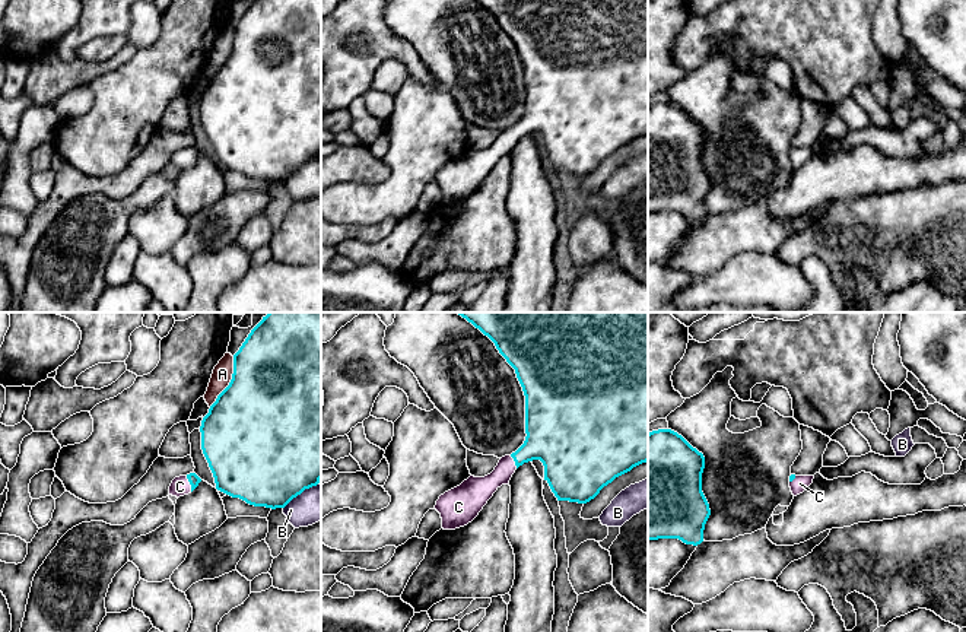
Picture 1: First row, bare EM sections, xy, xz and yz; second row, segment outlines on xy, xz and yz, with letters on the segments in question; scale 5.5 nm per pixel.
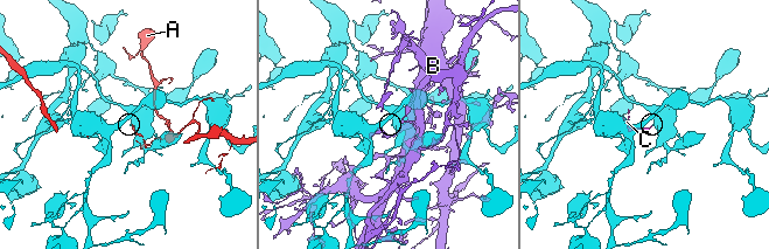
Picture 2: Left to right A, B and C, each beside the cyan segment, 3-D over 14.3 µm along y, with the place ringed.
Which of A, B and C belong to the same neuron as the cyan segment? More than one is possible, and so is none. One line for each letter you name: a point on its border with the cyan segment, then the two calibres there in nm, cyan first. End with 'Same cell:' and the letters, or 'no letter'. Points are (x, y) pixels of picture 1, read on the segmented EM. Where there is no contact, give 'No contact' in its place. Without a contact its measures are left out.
C: Touches cyan at xy (190, 483). Thickness 60 nm (cyan) against 110 nm
Same cell: C

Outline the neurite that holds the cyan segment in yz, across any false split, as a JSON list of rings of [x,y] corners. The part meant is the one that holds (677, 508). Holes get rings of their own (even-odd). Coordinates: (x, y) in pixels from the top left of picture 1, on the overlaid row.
[[[671,429],[648,433],[648,540],[679,539],[698,546],[703,542],[705,524],[711,515],[702,492],[705,457]]]

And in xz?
[[[457,312],[487,336],[515,369],[525,396],[525,441],[484,477],[470,476],[436,501],[442,528],[471,523],[524,463],[540,460],[557,501],[587,504],[616,477],[648,461],[648,312]]]

